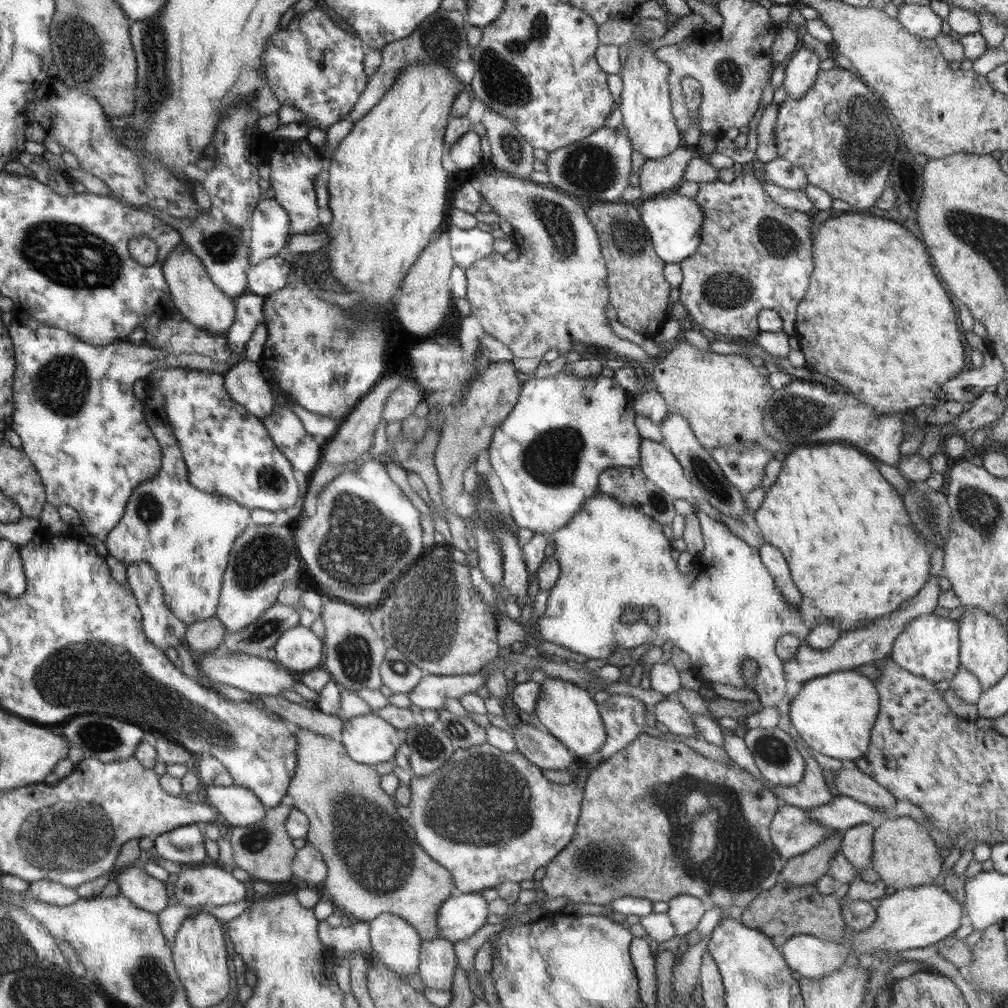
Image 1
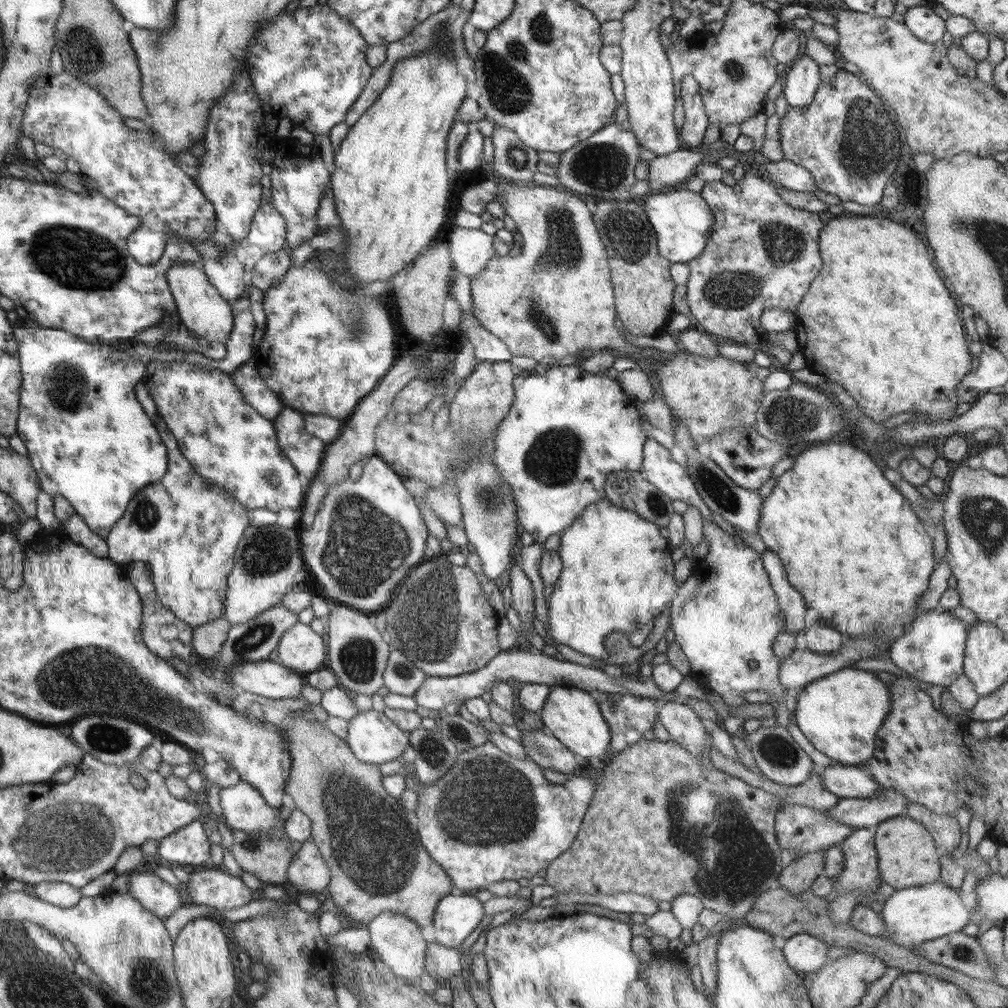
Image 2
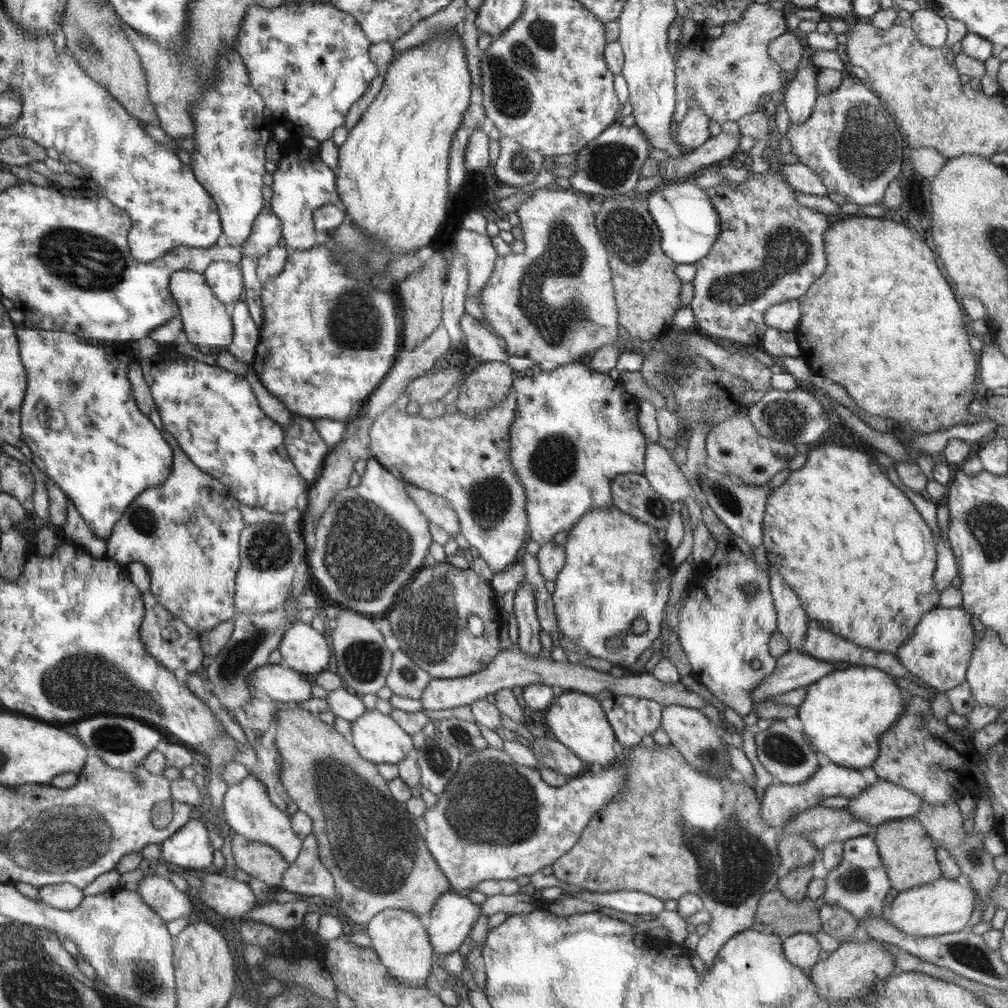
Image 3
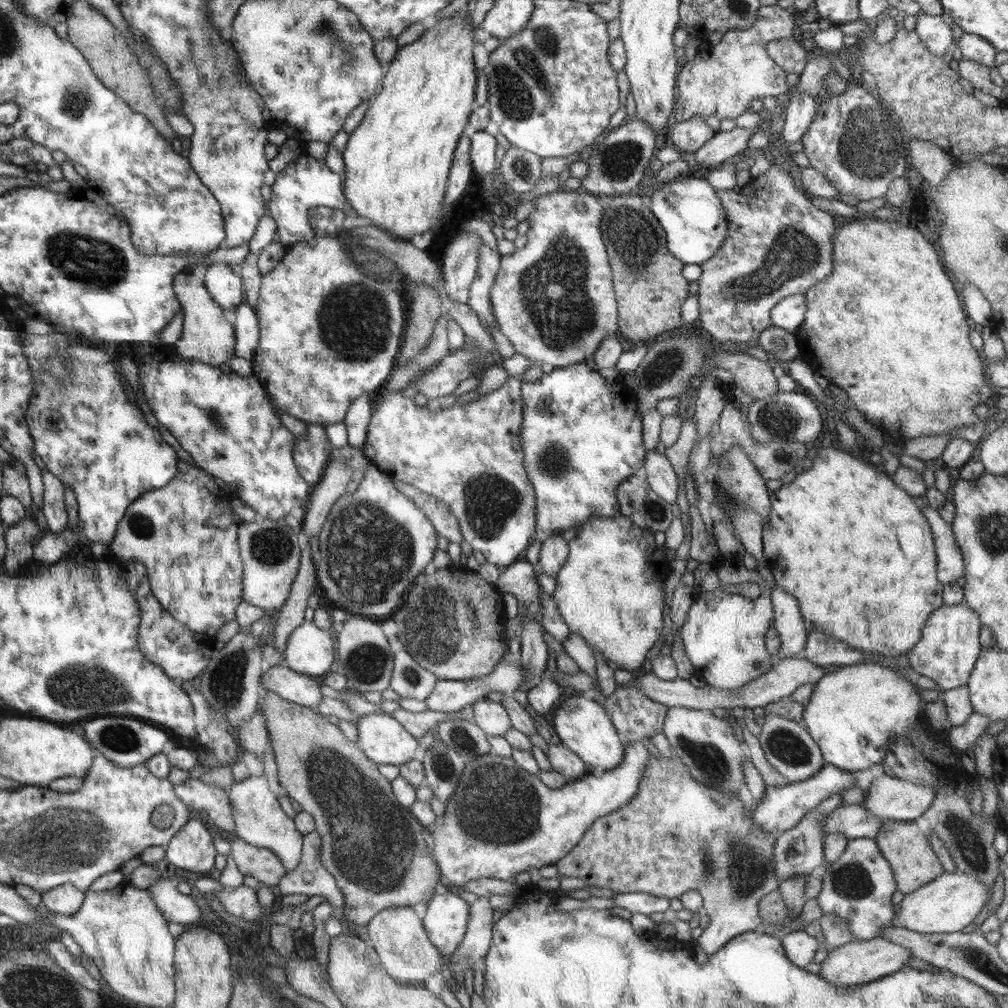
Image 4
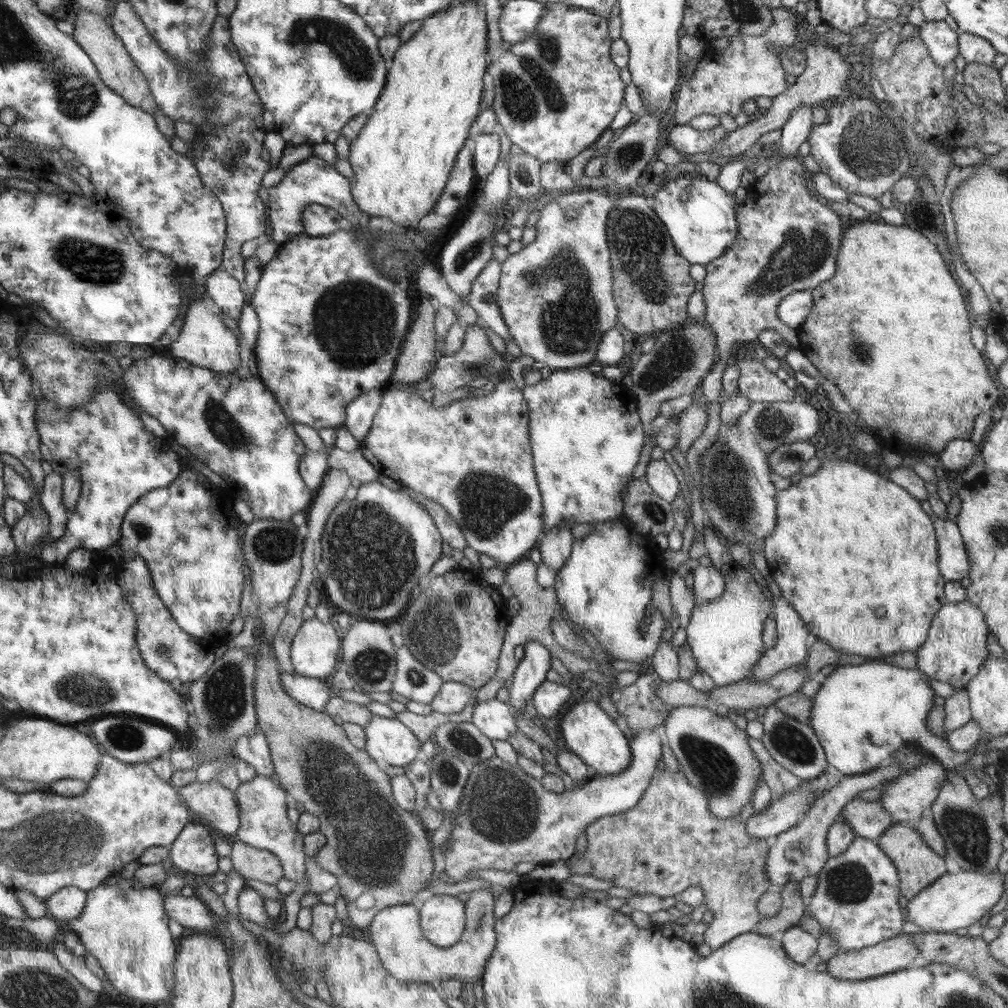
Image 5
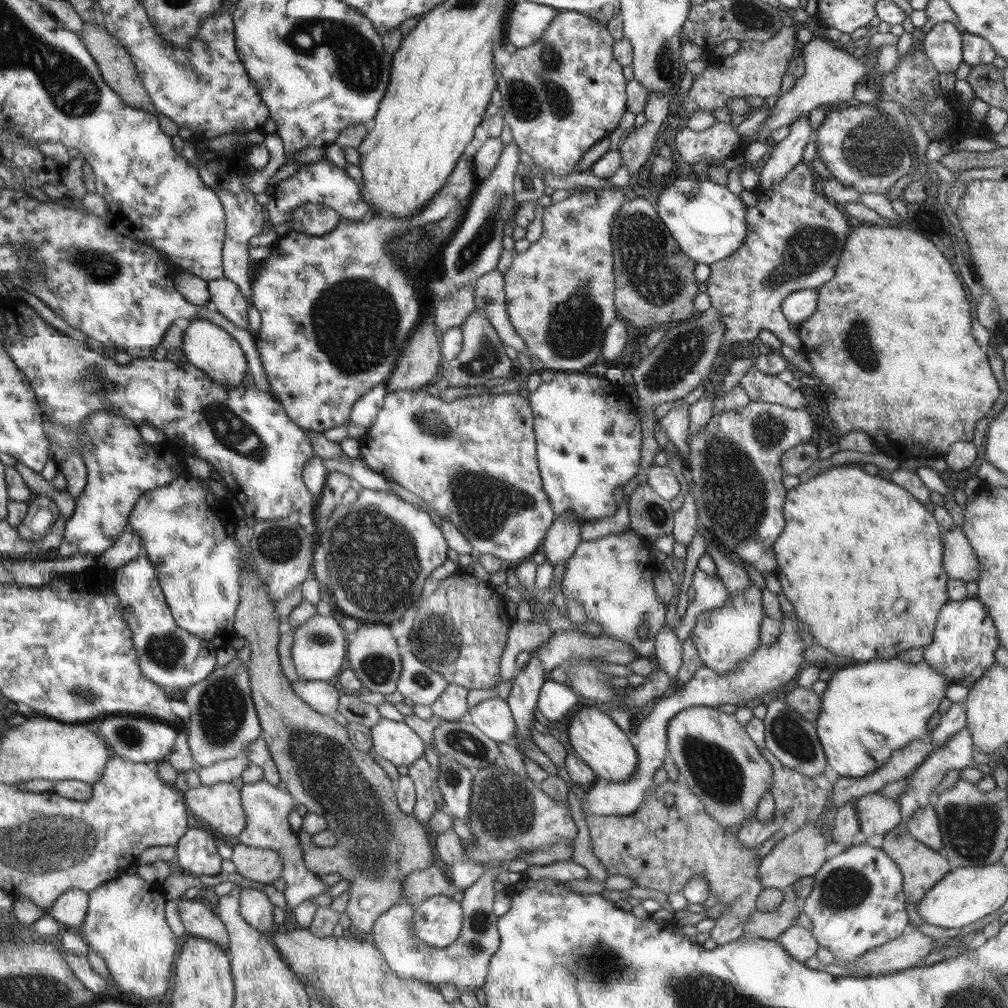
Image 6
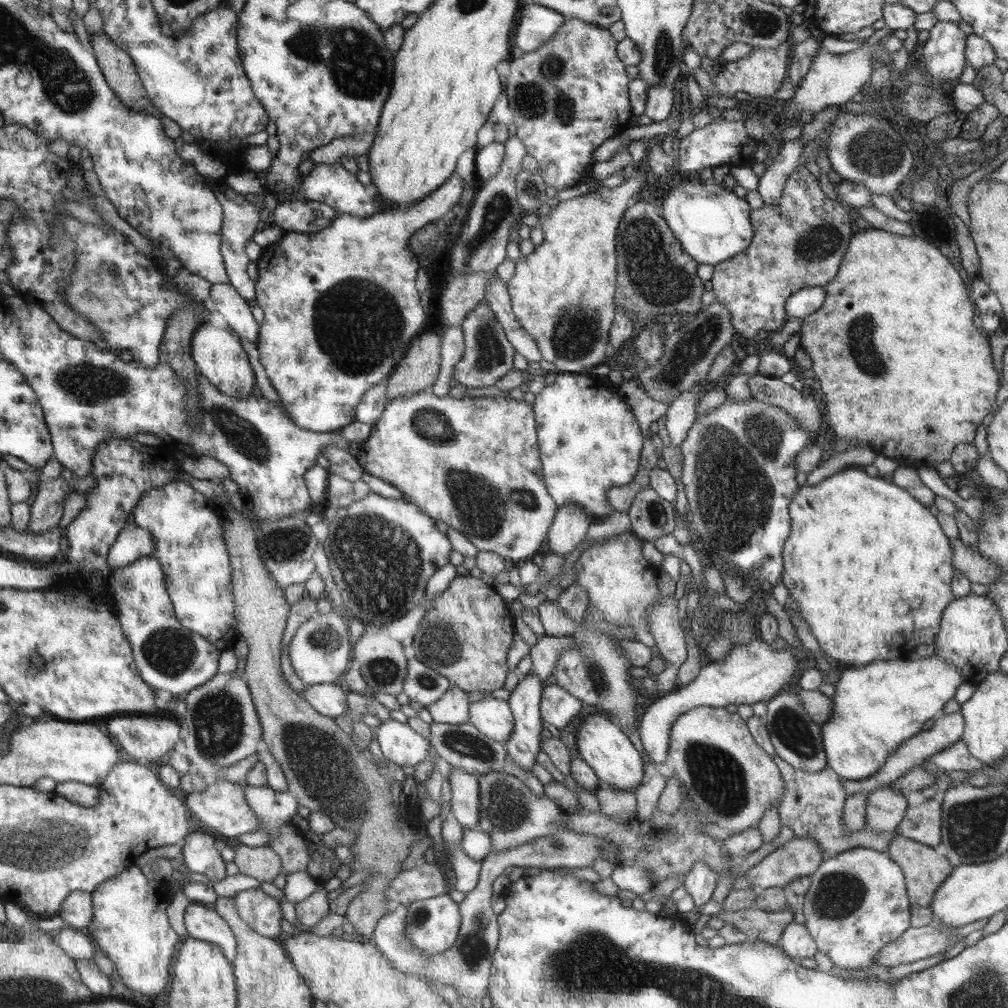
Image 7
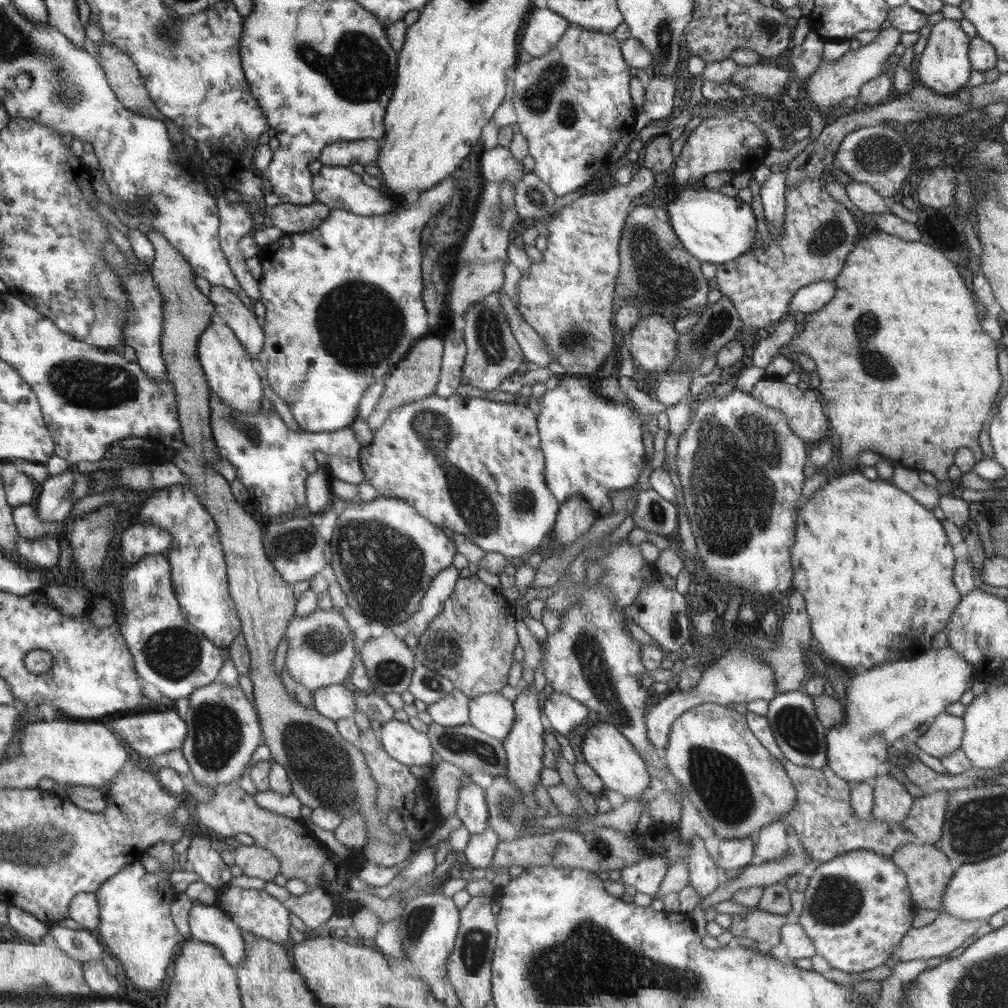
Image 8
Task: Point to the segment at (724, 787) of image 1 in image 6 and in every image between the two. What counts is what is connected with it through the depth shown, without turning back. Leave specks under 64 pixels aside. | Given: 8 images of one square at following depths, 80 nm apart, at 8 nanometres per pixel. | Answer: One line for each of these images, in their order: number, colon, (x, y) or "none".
2: (662, 823)
3: (673, 831)
4: (676, 835)
5: (669, 841)
6: (659, 847)

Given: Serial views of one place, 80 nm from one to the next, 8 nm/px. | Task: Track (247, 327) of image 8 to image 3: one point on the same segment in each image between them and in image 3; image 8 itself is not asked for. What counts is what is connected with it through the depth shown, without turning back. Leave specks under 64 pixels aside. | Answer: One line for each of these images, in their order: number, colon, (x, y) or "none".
3: (226, 279)
4: (226, 286)
5: (224, 289)
6: (231, 303)
7: (236, 309)

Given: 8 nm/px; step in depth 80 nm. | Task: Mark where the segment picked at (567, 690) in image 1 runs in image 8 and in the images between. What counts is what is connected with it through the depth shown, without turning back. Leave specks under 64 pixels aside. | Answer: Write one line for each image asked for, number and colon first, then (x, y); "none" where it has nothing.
2: (573, 716)
3: (578, 721)
4: (583, 725)
5: (589, 732)
6: (599, 742)
7: (603, 745)
8: (622, 769)

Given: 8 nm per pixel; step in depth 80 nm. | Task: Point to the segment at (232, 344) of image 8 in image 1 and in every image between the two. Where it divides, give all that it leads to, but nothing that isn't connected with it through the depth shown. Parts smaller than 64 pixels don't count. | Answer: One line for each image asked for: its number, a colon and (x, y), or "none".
1: (194, 294)
2: (200, 307)
3: (206, 323)
4: (207, 336)
5: (205, 340)
6: (206, 346)
7: (219, 355)

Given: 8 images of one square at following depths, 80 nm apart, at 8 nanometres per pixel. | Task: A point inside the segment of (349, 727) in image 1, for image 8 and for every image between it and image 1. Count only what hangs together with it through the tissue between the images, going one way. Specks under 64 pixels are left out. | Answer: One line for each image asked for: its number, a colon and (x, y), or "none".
2: (374, 739)
3: (379, 738)
4: (384, 740)
5: (389, 741)
6: (394, 740)
7: (400, 743)
8: (408, 746)

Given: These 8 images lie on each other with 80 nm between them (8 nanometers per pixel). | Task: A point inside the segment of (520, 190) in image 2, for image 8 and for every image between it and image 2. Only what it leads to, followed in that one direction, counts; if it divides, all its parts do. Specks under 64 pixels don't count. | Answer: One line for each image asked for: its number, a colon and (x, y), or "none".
3: (555, 302)
4: (554, 299)
5: (556, 297)
6: (560, 293)
7: (563, 294)
8: (567, 298)

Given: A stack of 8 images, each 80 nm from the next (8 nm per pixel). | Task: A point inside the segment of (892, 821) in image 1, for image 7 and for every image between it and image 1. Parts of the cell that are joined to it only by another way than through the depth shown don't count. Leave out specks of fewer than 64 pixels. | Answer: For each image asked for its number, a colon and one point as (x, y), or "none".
2: (907, 856)
3: (908, 854)
4: (914, 863)
5: (918, 866)
6: (922, 867)
7: (925, 869)

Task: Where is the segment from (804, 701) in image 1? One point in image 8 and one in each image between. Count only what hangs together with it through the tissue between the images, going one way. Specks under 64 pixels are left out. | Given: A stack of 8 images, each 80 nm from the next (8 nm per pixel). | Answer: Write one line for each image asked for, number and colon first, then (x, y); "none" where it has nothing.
2: (839, 714)
3: (843, 714)
4: (853, 712)
5: (862, 714)
6: (869, 710)
7: (875, 708)
8: (883, 703)

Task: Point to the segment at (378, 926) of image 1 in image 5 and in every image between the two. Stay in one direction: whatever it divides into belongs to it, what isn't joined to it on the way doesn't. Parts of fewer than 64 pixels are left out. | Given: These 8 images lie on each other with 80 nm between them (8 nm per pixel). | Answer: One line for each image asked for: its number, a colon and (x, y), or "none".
2: (396, 939)
3: (399, 938)
4: (398, 934)
5: (408, 955)

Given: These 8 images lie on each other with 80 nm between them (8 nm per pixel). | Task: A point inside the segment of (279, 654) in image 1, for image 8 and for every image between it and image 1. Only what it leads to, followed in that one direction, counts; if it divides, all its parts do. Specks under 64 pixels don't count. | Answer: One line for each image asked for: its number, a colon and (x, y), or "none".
2: (301, 649)
3: (303, 649)
4: (310, 651)
5: (314, 649)
6: (318, 651)
7: (319, 652)
8: (320, 653)

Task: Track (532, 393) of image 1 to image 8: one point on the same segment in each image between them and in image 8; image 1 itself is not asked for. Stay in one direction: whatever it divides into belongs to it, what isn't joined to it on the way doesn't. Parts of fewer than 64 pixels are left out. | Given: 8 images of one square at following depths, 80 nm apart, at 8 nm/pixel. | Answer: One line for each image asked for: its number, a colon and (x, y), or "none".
2: (566, 431)
3: (576, 429)
4: (581, 435)
5: (586, 435)
6: (588, 435)
7: (590, 441)
8: (592, 445)

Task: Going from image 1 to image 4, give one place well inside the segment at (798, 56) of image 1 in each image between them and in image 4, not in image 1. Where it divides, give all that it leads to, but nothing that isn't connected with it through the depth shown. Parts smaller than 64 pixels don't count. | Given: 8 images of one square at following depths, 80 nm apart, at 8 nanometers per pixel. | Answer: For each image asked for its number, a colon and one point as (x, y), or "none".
2: (803, 79)
3: (801, 92)
4: (800, 112)

